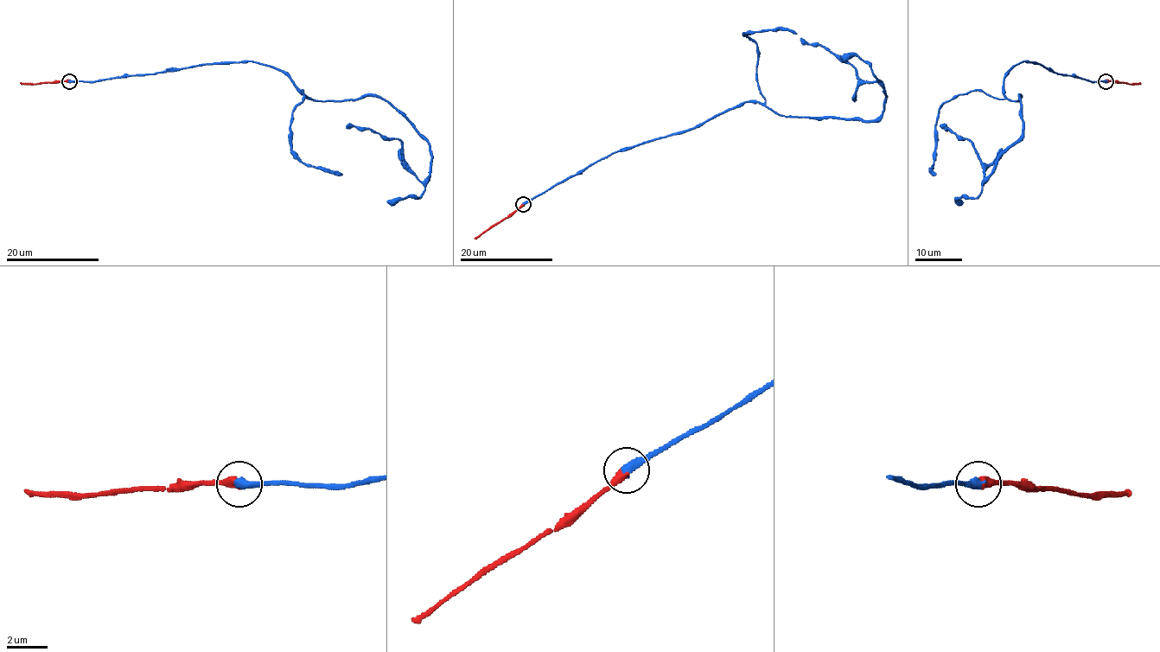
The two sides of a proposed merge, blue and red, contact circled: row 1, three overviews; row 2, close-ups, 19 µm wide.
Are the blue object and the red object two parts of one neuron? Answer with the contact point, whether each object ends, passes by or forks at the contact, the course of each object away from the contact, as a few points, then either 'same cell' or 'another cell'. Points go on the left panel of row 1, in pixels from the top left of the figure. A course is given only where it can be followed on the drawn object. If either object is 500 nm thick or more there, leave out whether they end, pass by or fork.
(69, 81) | blue ends | red ends | blue via (69, 81), (258, 61), (315, 100), (389, 101), (427, 141), (430, 174), (423, 182), (399, 140), (346, 125) | red via (69, 81), (20, 83) | same cell

